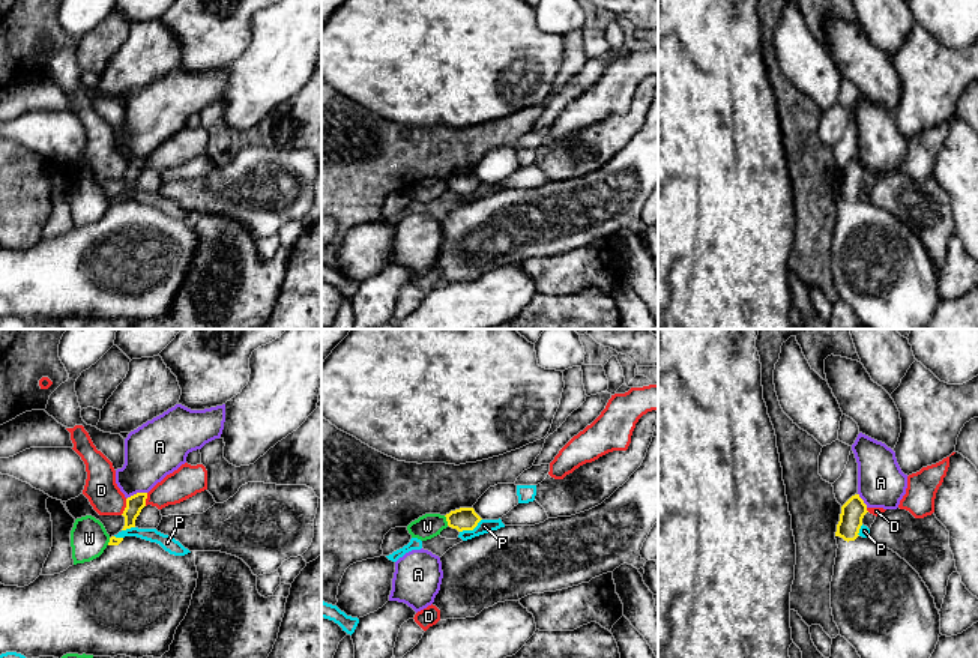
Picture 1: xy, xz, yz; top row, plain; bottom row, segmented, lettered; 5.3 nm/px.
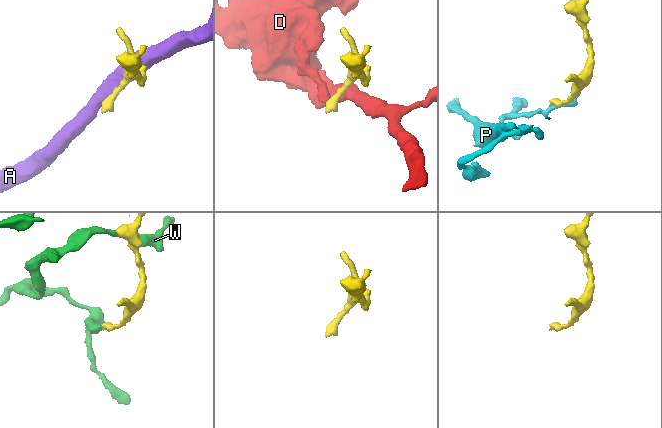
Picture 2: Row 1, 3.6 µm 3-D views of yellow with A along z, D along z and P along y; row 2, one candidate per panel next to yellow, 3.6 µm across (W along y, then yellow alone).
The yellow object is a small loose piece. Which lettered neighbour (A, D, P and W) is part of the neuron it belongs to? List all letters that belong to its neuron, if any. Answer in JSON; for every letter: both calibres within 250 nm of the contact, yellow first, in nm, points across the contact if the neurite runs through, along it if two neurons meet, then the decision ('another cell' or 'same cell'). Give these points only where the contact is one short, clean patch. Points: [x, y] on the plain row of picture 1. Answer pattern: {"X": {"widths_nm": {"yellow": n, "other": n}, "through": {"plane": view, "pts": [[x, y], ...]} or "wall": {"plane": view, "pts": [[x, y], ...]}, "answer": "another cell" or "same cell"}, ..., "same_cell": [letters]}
{"A": {"widths_nm": {"yellow": 90, "other": 300}, "answer": "another cell"}, "D": {"widths_nm": {"yellow": 90, "other": 170}, "wall": {"plane": "xy", "pts": [[126, 162], [126, 170], [120, 178]]}, "answer": "another cell"}, "P": {"widths_nm": {"yellow": 130, "other": 80}, "wall": {"plane": "xz", "pts": [[481, 182], [472, 193], [460, 196]]}, "answer": "another cell"}, "W": {"widths_nm": {"yellow": 130, "other": 130}, "answer": "another cell"}, "same_cell": []}

